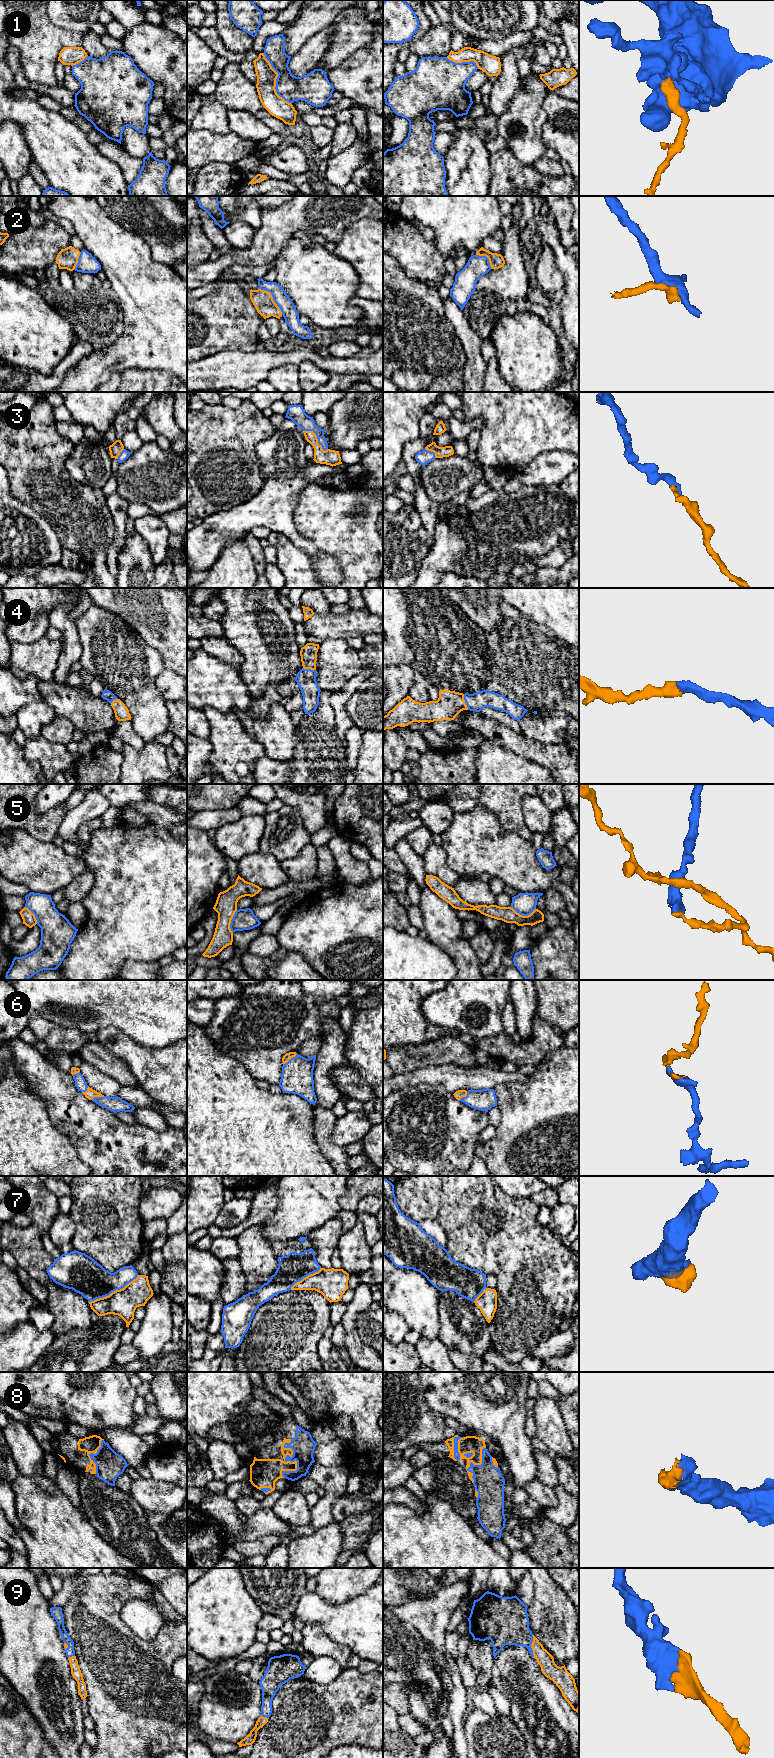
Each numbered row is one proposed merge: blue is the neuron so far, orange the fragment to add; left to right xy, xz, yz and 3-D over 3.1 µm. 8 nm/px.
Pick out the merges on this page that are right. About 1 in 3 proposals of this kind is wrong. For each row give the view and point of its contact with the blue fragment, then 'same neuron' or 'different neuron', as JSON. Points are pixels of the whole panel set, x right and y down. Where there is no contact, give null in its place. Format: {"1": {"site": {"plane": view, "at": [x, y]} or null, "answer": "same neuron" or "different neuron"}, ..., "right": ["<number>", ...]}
{"1": {"site": {"plane": "xz", "at": [276, 80]}, "answer": "different neuron"}, "2": {"site": {"plane": "xz", "at": [273, 298]}, "answer": "different neuron"}, "3": {"site": {"plane": "xz", "at": [317, 438]}, "answer": "same neuron"}, "4": {"site": {"plane": "yz", "at": [465, 702]}, "answer": "same neuron"}, "5": {"site": {"plane": "yz", "at": [523, 915]}, "answer": "different neuron"}, "6": {"site": {"plane": "xz", "at": [291, 1058]}, "answer": "same neuron"}, "7": {"site": {"plane": "xy", "at": [113, 1291]}, "answer": "different neuron"}, "8": {"site": {"plane": "xz", "at": [288, 1460]}, "answer": "same neuron"}, "9": {"site": {"plane": "yz", "at": [530, 1646]}, "answer": "same neuron"}, "right": ["3", "4", "6", "8", "9"]}

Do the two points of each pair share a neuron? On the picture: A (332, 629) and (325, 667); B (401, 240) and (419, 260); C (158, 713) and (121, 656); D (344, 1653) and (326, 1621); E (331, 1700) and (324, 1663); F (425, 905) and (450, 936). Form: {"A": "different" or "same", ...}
{"A": "different", "B": "same", "C": "same", "D": "different", "E": "different", "F": "same"}

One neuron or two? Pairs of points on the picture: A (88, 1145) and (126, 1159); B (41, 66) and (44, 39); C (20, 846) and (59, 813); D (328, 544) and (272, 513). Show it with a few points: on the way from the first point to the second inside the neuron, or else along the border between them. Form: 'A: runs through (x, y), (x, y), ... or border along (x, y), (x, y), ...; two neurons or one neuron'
A: runs through (97, 1148), (106, 1148), (117, 1153); one neuron
B: runs through (41, 59), (42, 46); one neuron
C: border along (10, 829), (23, 828), (32, 836), (50, 843); two neurons
D: border along (297, 503), (293, 516), (294, 525), (313, 542); two neurons

